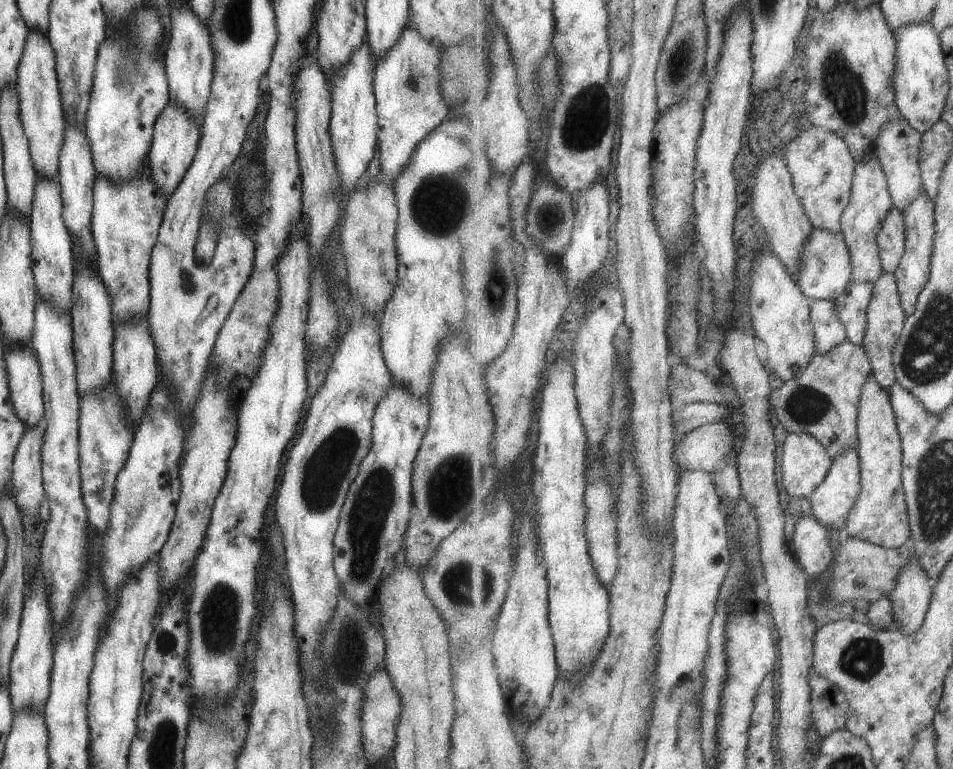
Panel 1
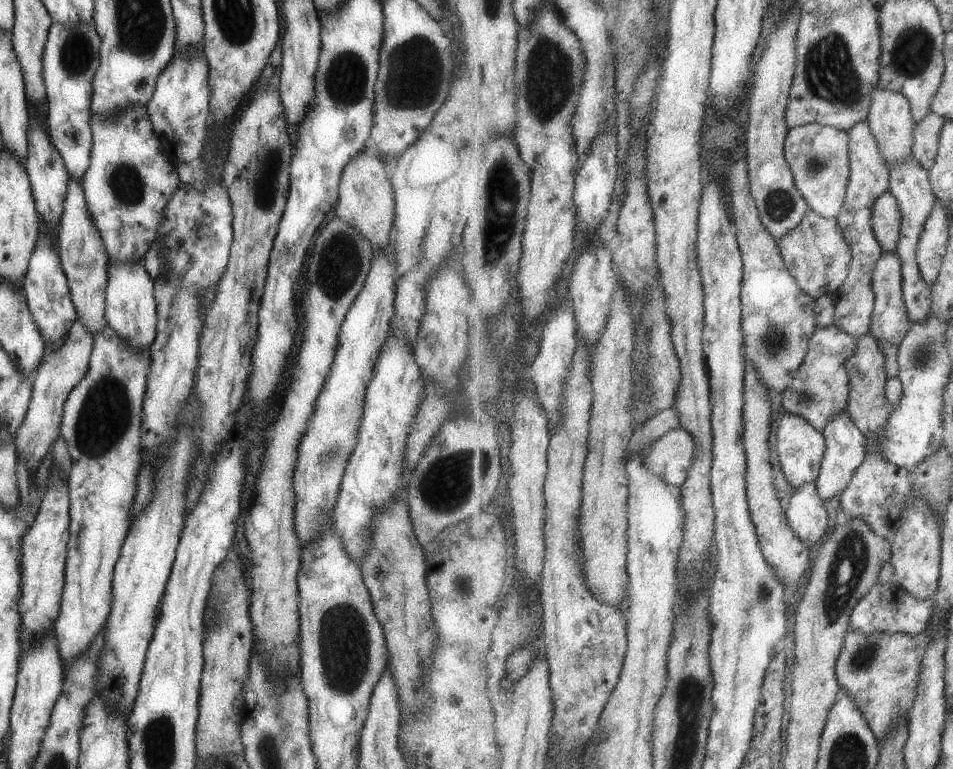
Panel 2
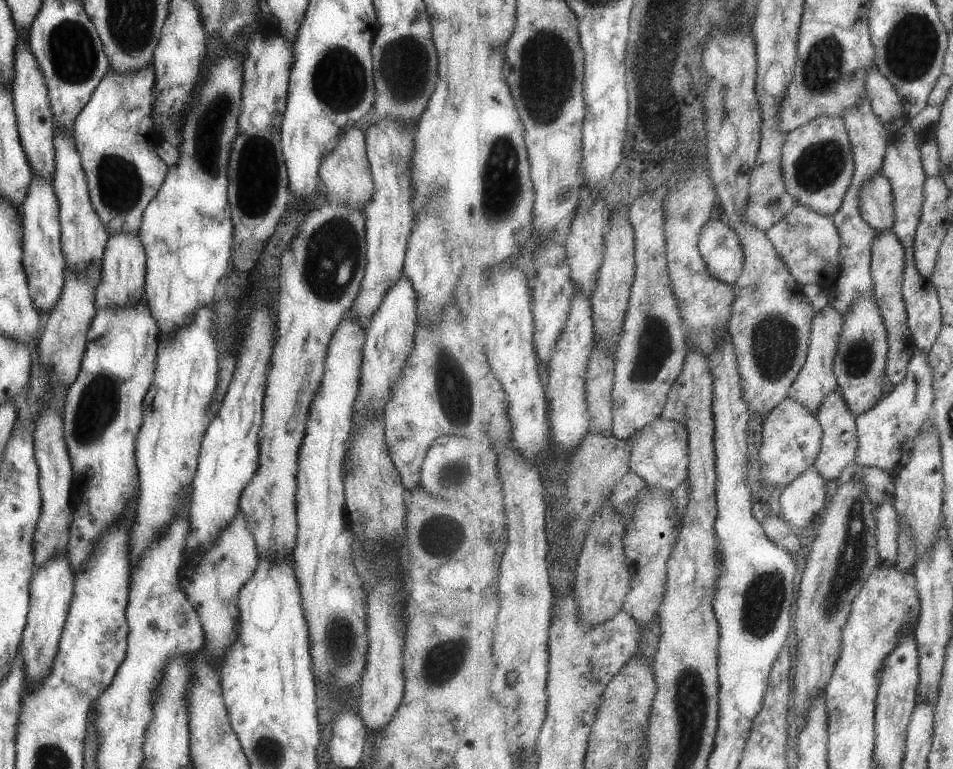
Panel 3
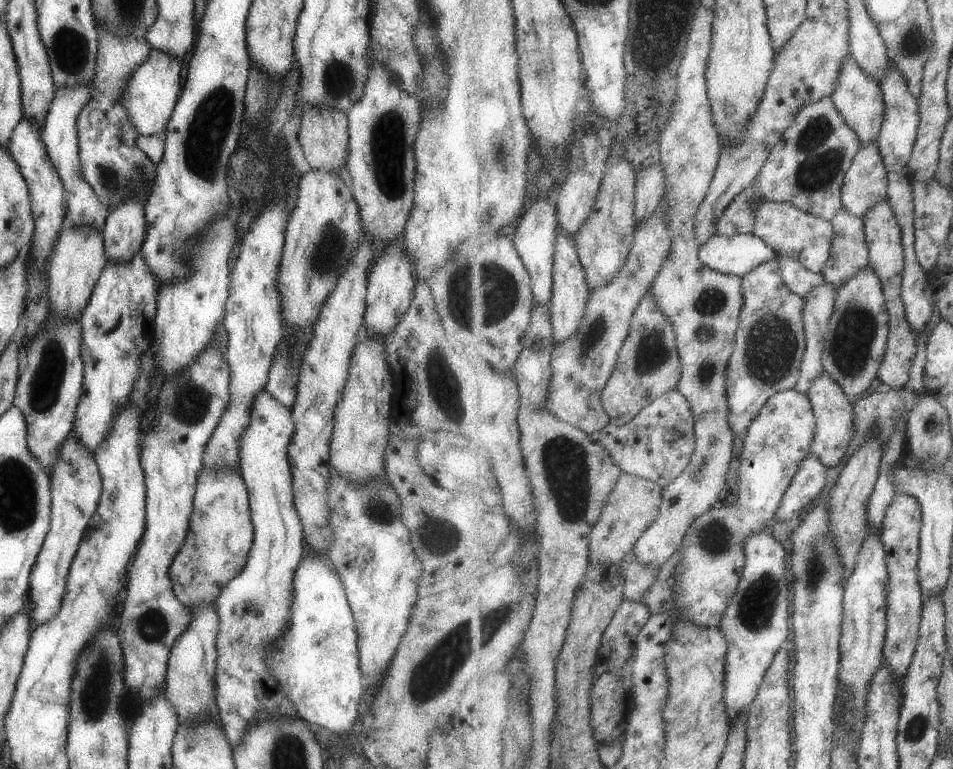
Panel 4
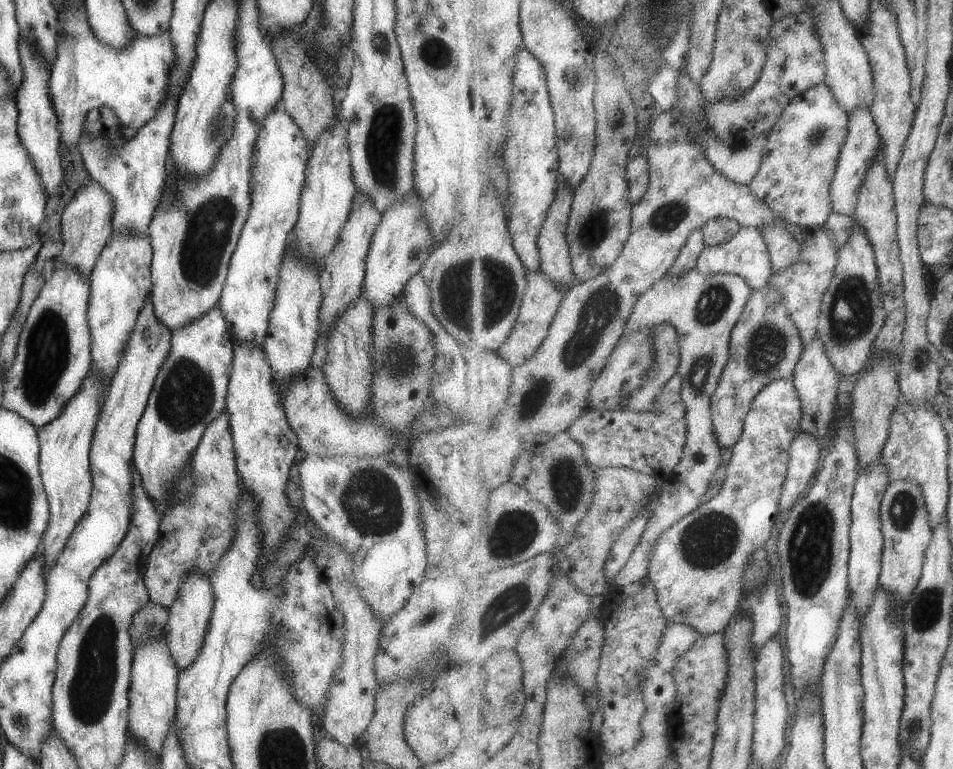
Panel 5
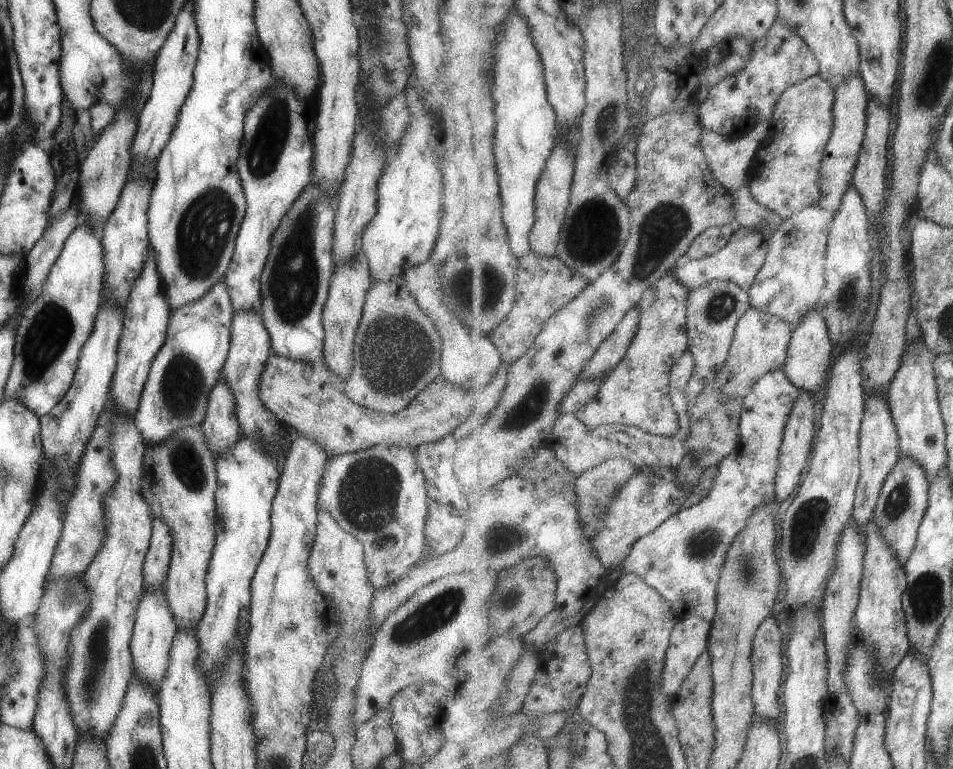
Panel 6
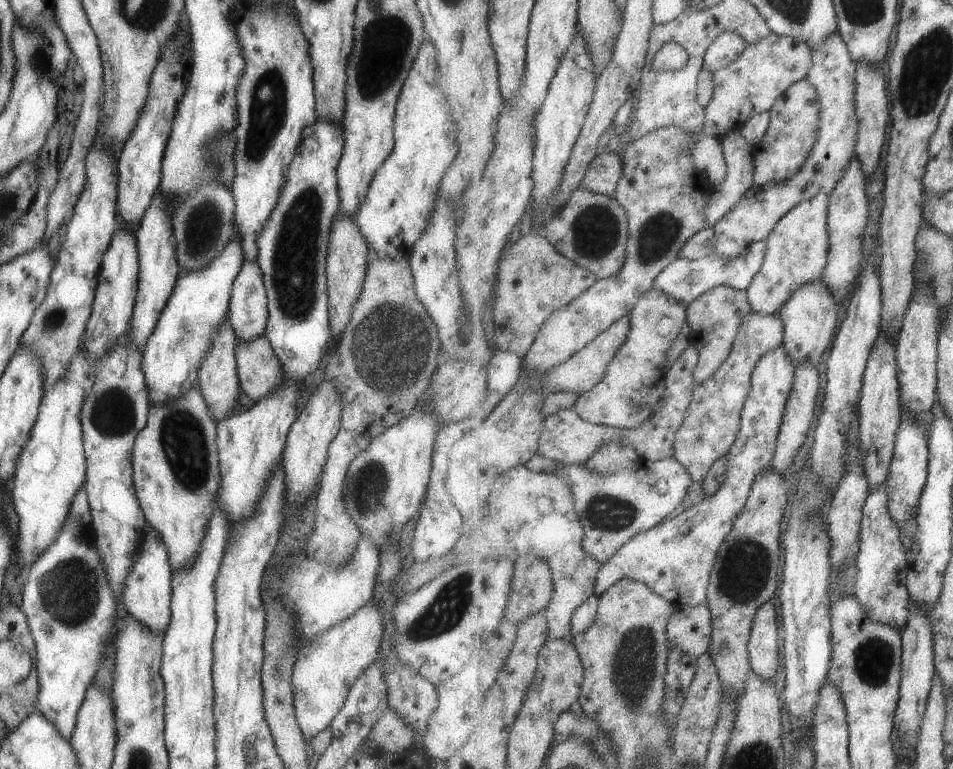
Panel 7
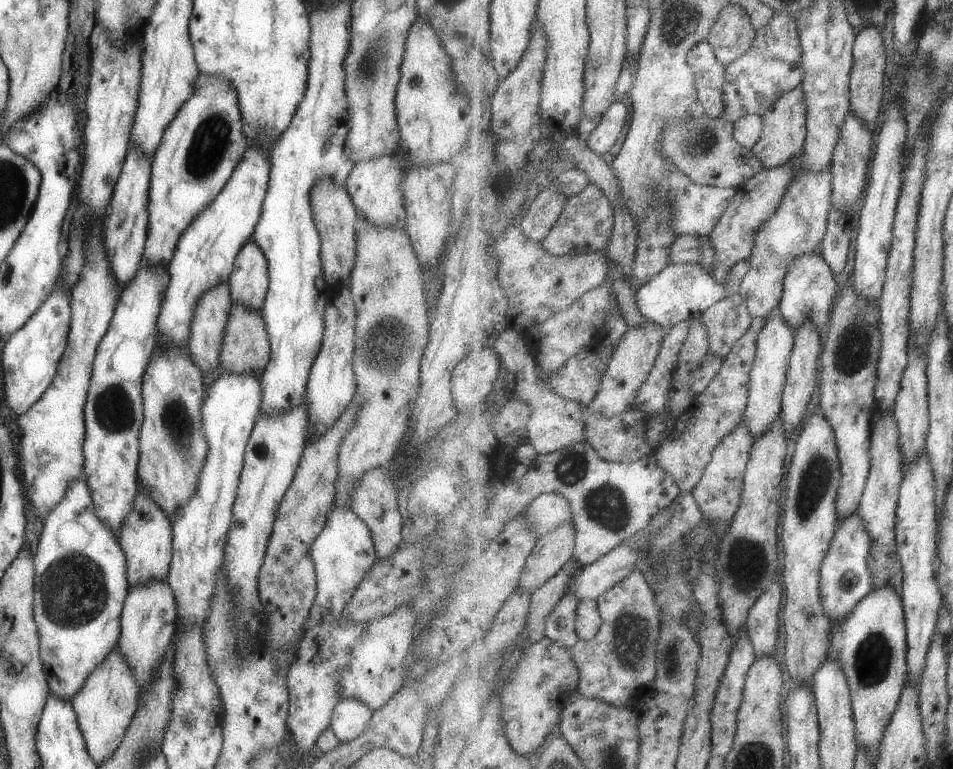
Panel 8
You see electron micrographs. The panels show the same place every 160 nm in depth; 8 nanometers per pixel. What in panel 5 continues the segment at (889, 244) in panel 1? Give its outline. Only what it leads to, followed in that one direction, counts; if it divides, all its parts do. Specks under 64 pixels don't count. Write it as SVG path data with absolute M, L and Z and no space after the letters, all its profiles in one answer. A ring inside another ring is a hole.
M857 109L849 117L849 132L839 157L838 171L835 173L832 182L831 196L835 213L854 216L858 207L862 184L879 156L882 140L878 133L878 124L869 109Z

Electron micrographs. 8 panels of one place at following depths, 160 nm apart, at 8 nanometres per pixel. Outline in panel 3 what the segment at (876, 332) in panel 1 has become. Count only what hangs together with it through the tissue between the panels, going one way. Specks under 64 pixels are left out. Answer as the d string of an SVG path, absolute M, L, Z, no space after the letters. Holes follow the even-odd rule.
M893 230L879 233L872 246L872 276L874 278L874 299L877 301L888 330L888 365L886 380L894 385L902 383L908 375L911 357L916 349L916 344L910 325L906 300L902 293L904 271L906 270L906 250Z

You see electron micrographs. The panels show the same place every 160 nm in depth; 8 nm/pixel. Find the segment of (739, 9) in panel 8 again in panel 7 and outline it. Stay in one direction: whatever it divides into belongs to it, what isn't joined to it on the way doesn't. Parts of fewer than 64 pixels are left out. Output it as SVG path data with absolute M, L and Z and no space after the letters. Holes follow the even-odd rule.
M723 33L707 49L704 69L712 73L733 64L749 46L737 33Z

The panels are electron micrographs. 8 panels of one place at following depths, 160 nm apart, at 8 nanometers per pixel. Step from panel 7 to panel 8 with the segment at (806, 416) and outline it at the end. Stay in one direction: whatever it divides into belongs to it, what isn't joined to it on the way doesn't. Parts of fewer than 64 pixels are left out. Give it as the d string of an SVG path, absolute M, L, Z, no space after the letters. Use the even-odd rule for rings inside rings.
M809 320L795 333L794 343L795 348L790 358L790 370L782 398L782 415L780 416L787 433L793 432L801 426L803 416L805 416L811 400L813 400L813 394L817 390L817 380L820 380L819 360L822 360L821 350L824 349L821 338L819 338L819 328Z

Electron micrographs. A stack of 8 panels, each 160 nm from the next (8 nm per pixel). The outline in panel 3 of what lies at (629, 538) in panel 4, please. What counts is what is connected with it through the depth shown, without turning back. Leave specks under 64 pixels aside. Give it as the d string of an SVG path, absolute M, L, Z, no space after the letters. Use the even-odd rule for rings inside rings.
M629 471L612 496L614 507L622 514L624 523L629 524L632 519L637 495L649 486L635 471Z

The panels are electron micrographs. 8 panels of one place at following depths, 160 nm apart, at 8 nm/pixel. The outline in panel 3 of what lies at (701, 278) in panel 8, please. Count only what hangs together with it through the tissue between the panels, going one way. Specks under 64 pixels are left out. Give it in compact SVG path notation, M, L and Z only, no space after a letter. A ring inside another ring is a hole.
M711 218L702 230L699 250L711 276L733 286L741 278L746 253L740 236L729 224Z

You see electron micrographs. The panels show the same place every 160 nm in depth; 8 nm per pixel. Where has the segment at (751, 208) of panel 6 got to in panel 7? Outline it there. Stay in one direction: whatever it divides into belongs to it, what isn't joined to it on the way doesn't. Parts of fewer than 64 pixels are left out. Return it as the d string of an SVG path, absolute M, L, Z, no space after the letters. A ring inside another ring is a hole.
M740 129L732 130L725 143L724 152L729 155L729 176L724 183L713 187L713 196L705 209L709 227L713 228L738 206L754 185L755 147L743 138Z

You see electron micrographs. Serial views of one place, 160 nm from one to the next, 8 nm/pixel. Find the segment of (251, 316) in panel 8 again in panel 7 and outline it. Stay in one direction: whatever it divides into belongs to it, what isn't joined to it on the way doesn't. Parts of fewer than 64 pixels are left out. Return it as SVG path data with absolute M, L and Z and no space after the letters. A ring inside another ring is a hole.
M264 334L252 341L236 340L234 357L240 389L254 403L270 392L282 390L282 370Z

